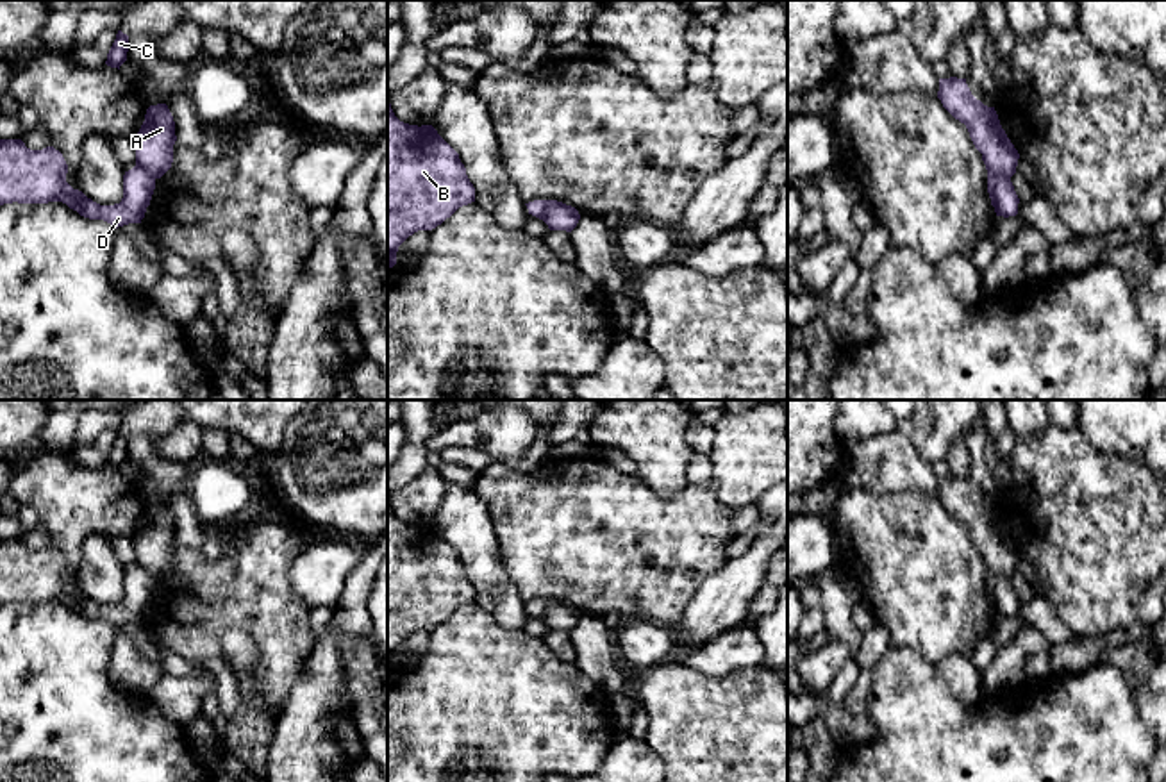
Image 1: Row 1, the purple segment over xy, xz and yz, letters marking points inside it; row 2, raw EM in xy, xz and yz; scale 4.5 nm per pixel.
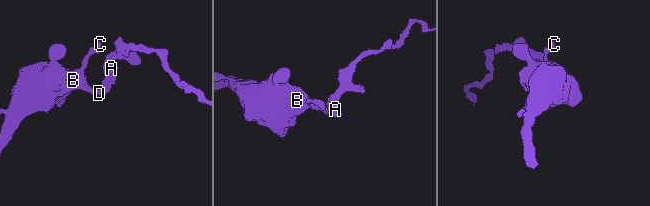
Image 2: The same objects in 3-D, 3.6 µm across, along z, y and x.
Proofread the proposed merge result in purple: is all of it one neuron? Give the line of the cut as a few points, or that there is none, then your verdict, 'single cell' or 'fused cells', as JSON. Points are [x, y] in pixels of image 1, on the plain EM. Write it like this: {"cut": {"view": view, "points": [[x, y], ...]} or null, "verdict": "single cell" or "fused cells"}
{"cut": {"view": "yz", "points": [[988, 572], [1009, 579]]}, "verdict": "fused cells"}

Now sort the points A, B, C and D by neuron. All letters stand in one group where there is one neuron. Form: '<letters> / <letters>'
A / B C D

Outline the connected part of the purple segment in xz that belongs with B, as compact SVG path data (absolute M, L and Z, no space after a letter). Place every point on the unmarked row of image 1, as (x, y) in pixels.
M387 496L387 668L409 636L436 628L471 602L475 587L459 553L432 525L400 521Z

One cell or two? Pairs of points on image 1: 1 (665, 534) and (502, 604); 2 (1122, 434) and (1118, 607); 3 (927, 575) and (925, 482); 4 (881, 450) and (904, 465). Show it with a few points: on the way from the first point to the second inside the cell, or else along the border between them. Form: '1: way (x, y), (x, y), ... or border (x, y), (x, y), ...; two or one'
1: border (500, 559), (525, 602); two
2: border (1084, 434), (1097, 449), (1122, 454), (1147, 466); two
3: border (884, 491), (925, 491), (936, 495); two
4: way (886, 456), (899, 465); one

